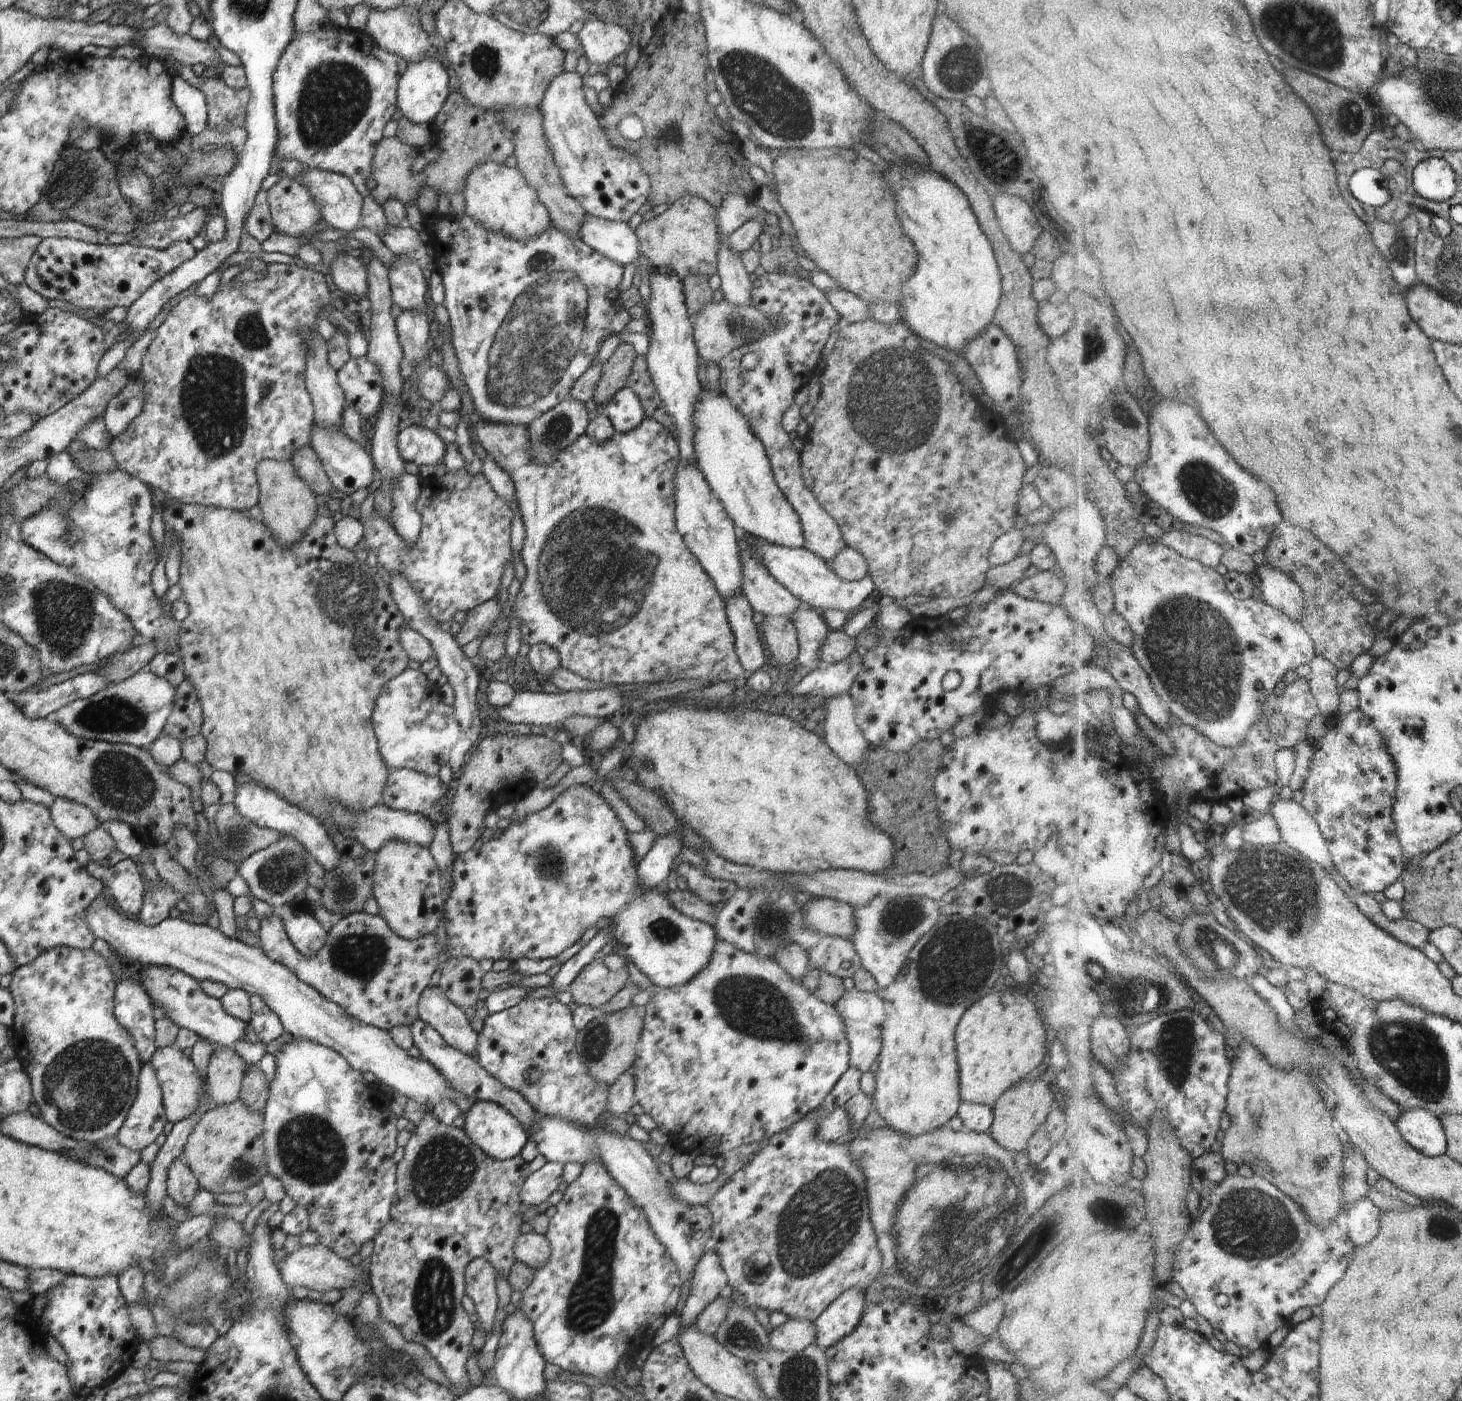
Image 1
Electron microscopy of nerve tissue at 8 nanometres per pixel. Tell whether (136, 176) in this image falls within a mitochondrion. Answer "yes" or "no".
no

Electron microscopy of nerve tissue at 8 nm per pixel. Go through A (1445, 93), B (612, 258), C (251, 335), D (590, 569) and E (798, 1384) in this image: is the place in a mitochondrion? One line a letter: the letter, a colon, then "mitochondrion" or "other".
A: mitochondrion
B: other
C: mitochondrion
D: mitochondrion
E: mitochondrion

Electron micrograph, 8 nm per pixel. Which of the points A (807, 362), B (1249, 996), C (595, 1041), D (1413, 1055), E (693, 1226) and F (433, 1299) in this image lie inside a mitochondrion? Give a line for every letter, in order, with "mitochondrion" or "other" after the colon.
A: other
B: other
C: mitochondrion
D: mitochondrion
E: other
F: mitochondrion

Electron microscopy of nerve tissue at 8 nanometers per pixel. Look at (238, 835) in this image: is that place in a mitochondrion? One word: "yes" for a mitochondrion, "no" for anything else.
yes

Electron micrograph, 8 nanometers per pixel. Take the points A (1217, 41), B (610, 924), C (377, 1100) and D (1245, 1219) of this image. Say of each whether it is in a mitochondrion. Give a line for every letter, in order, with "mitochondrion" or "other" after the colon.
A: other
B: other
C: other
D: mitochondrion

